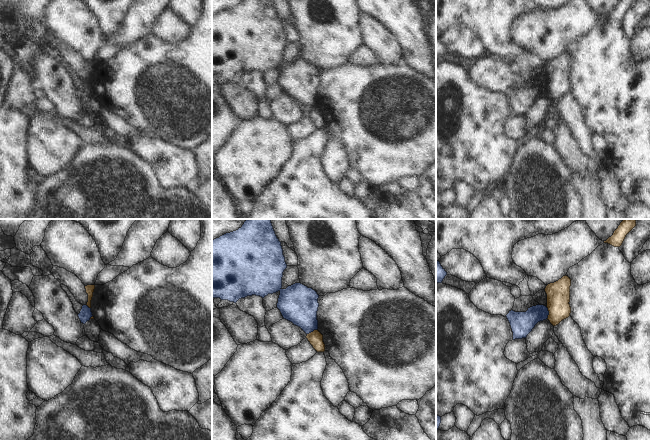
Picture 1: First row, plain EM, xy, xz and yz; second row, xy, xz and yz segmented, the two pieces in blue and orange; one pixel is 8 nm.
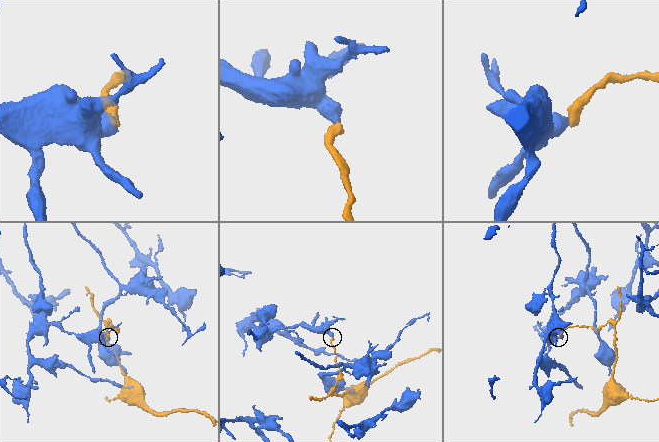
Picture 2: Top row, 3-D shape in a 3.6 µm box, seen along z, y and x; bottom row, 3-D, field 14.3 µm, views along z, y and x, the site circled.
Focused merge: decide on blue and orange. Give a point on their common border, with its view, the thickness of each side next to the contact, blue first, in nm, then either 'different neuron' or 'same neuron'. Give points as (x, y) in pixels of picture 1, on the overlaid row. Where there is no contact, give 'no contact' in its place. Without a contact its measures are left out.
contact yz (548, 313); calibres 190 and 190 nm; different neuron

